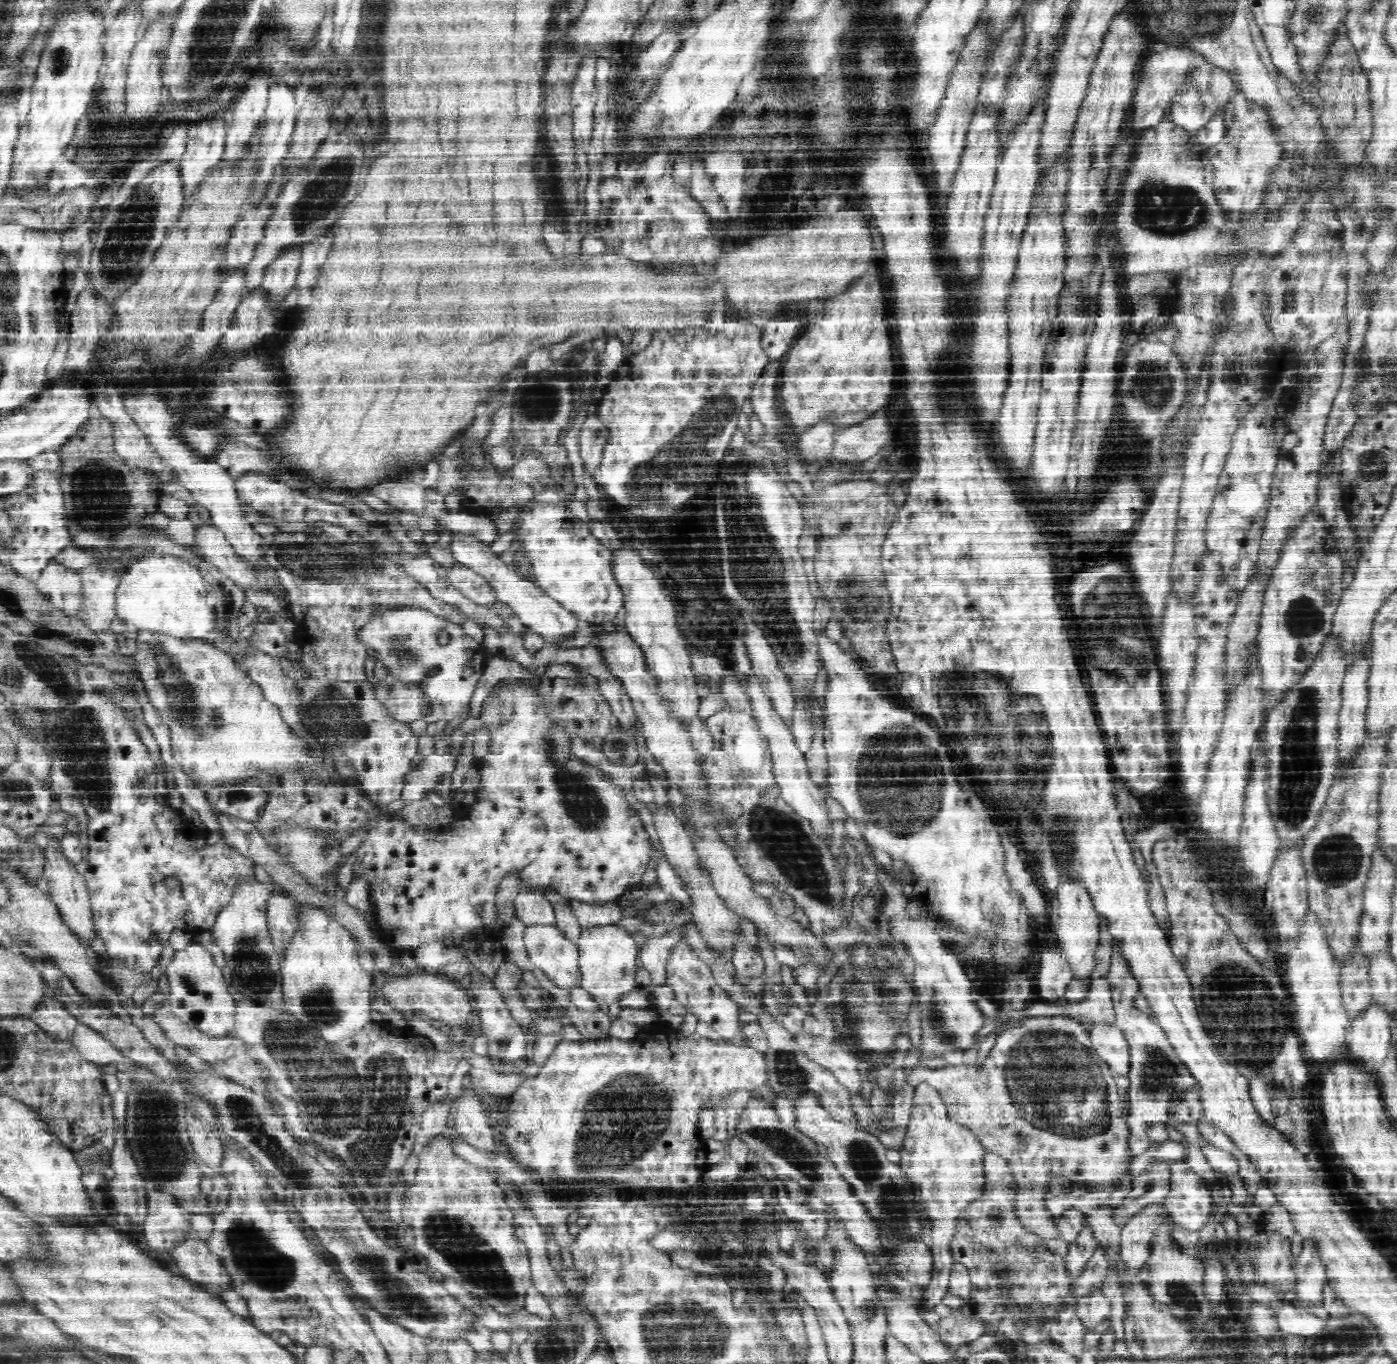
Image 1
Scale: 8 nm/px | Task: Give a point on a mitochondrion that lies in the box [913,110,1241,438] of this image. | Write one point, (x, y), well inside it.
(1149, 205)

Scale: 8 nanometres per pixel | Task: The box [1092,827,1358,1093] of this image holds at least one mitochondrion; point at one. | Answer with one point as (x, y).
(1252, 1036)

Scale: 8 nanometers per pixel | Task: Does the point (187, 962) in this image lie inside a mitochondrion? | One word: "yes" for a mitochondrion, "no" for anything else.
no

